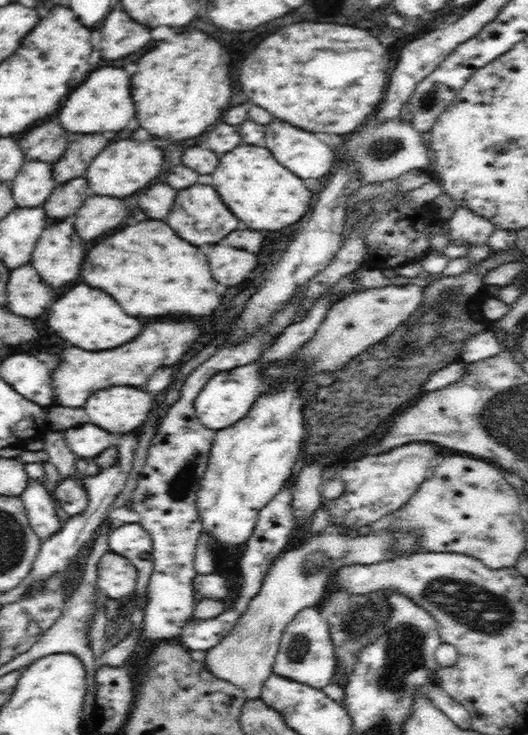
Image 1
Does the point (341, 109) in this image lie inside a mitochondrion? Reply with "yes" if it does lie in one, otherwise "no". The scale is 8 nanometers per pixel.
no

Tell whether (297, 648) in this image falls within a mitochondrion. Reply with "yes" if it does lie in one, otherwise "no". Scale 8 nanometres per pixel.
yes

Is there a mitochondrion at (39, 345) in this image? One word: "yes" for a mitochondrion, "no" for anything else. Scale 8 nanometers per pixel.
no

